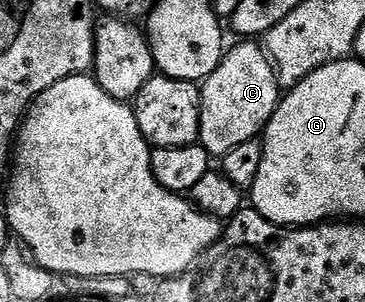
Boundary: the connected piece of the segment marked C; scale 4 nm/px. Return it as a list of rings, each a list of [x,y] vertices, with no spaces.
[[[251,40],[239,42],[233,49],[230,47],[224,53],[219,68],[205,79],[201,87],[199,144],[215,158],[224,157],[239,145],[256,139],[264,131],[281,99],[280,79],[272,59],[260,43]]]

